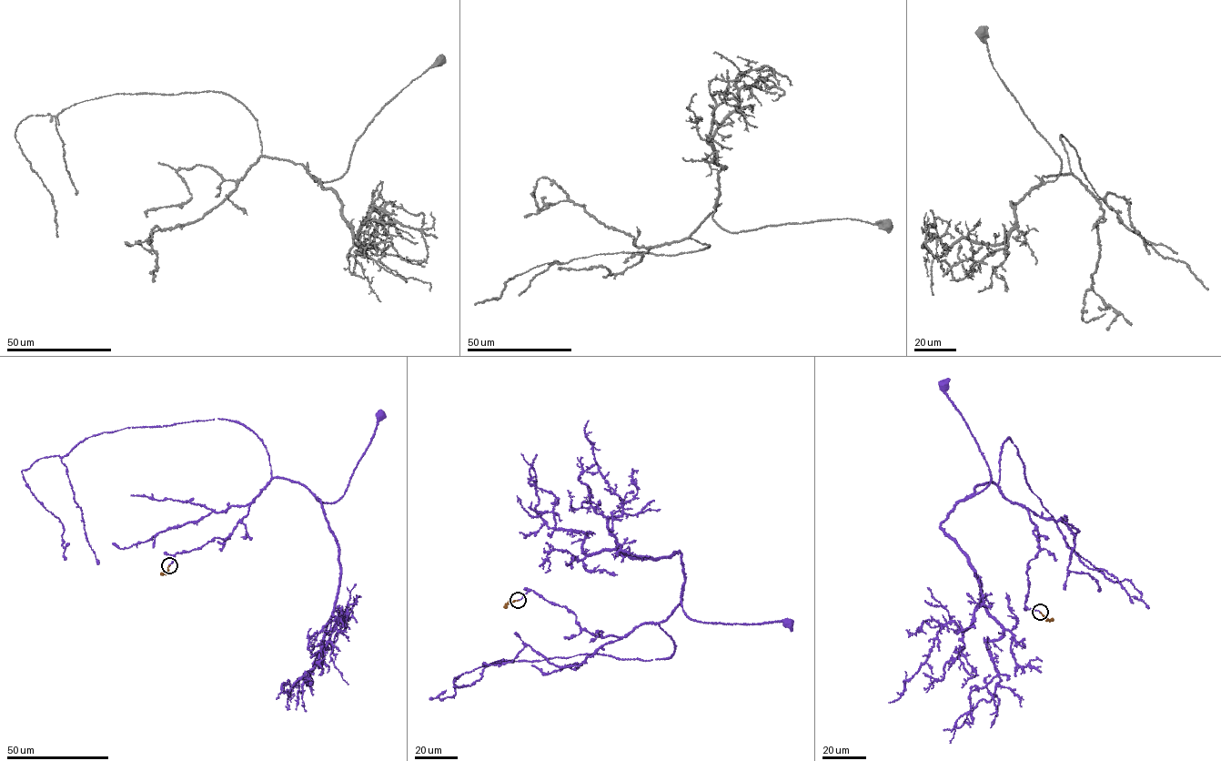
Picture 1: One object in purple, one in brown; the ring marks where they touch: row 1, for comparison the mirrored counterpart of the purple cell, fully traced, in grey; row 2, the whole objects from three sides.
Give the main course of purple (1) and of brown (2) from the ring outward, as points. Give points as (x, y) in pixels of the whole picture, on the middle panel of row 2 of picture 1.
1: (518, 600), (533, 591), (605, 636), (664, 621), (681, 588), (684, 614), (700, 622), (788, 623)
2: (518, 600), (507, 603), (505, 607)

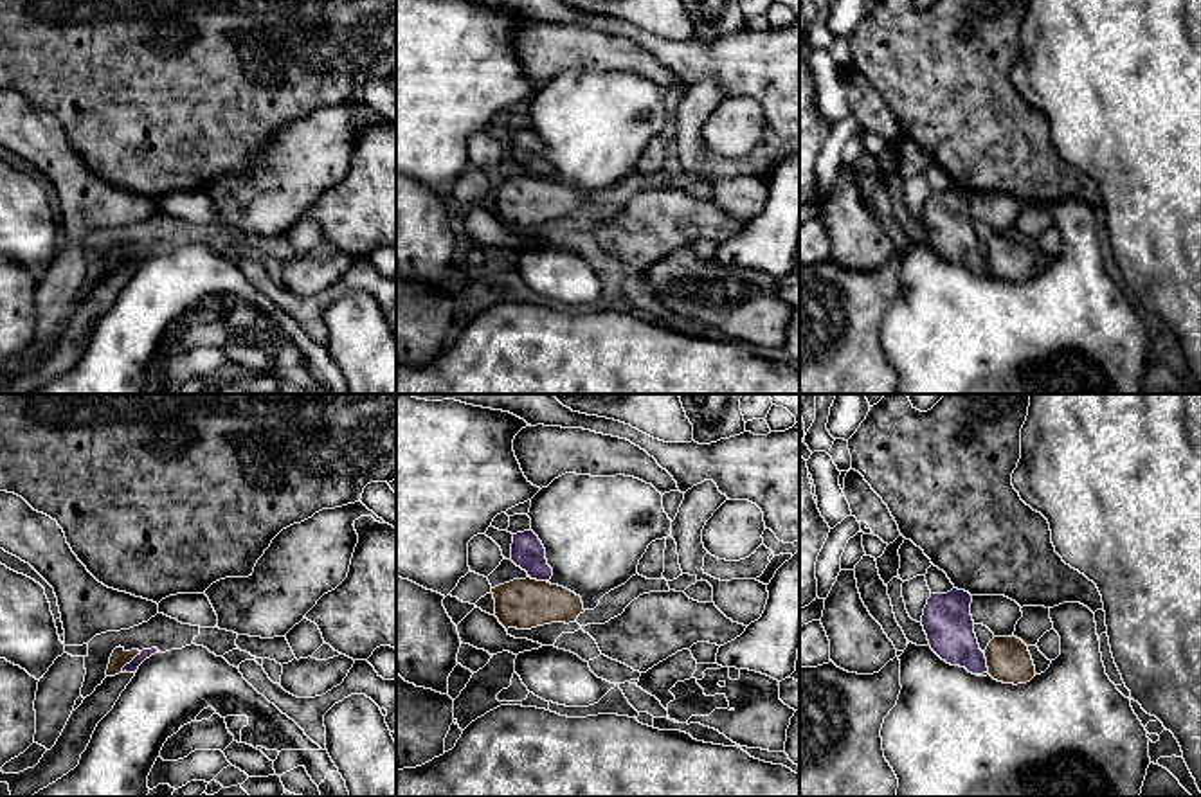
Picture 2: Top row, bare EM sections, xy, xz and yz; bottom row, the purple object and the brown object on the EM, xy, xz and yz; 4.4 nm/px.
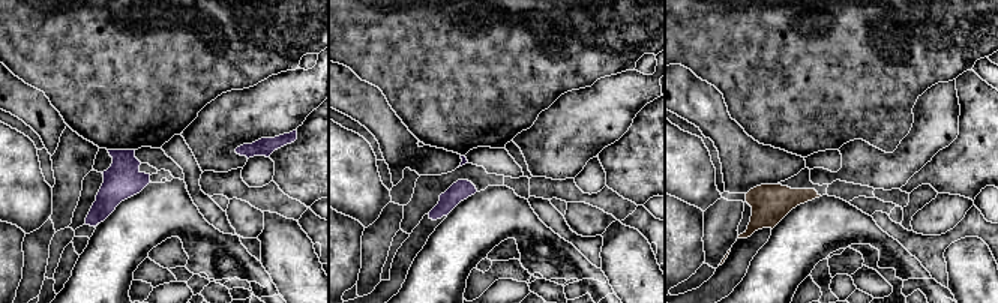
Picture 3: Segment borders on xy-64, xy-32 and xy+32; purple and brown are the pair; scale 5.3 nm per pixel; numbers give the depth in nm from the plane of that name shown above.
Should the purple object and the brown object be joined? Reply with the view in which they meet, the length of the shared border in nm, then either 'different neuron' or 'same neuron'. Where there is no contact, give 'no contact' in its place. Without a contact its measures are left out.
xy | 140 nm | different neuron

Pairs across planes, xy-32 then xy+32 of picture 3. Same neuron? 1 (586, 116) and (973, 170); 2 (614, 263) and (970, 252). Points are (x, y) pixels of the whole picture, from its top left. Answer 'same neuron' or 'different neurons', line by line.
1: different neurons
2: same neuron

